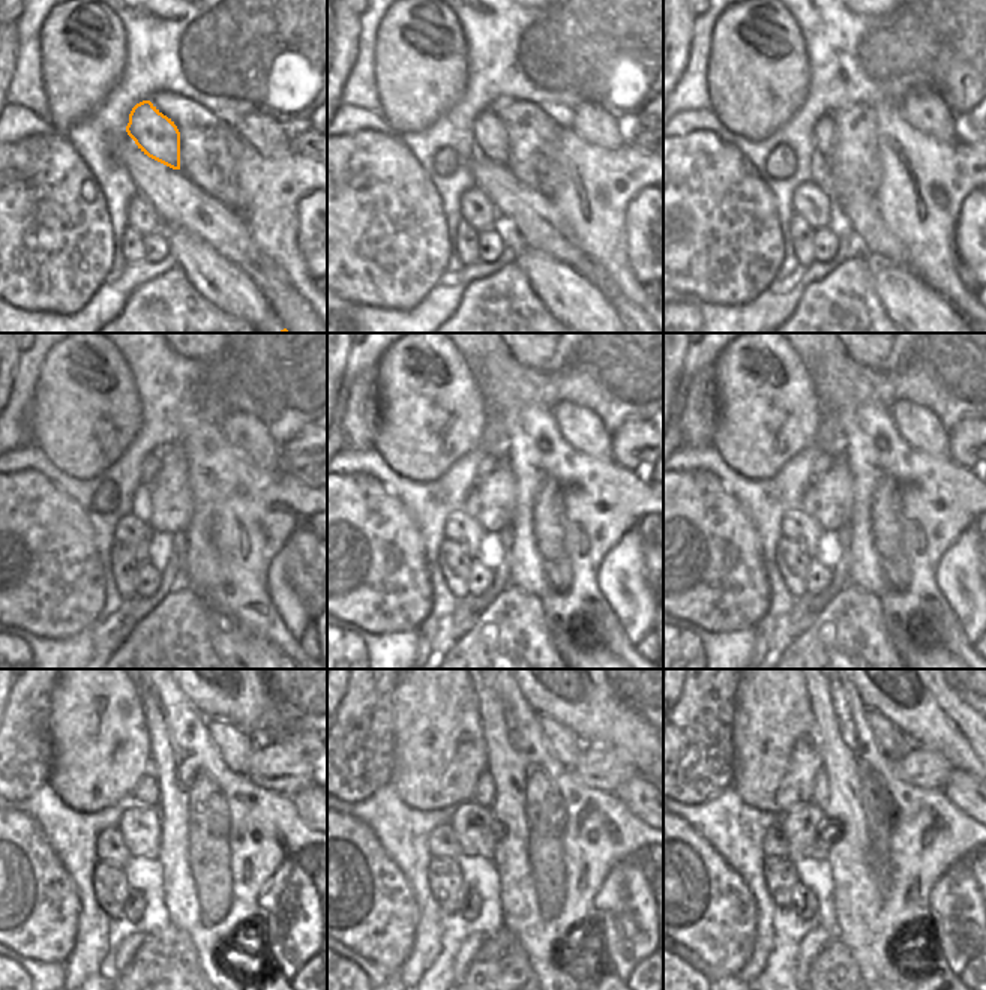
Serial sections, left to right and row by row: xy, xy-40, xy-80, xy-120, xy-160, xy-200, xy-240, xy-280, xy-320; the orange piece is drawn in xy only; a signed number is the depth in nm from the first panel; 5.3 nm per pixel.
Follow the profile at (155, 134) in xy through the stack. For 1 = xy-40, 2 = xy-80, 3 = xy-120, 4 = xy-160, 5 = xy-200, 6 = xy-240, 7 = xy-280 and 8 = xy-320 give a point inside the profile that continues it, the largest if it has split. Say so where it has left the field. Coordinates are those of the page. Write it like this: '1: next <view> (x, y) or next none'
1: next xy-40 (489, 132)
2: next xy-80 (824, 132)
3: next xy-120 (152, 464)
4: next xy-160 (488, 462)
5: next xy-200 (823, 462)
6: next xy-240 (147, 791)
7: next xy-280 (483, 791)
8: next xy-320 (820, 797)

